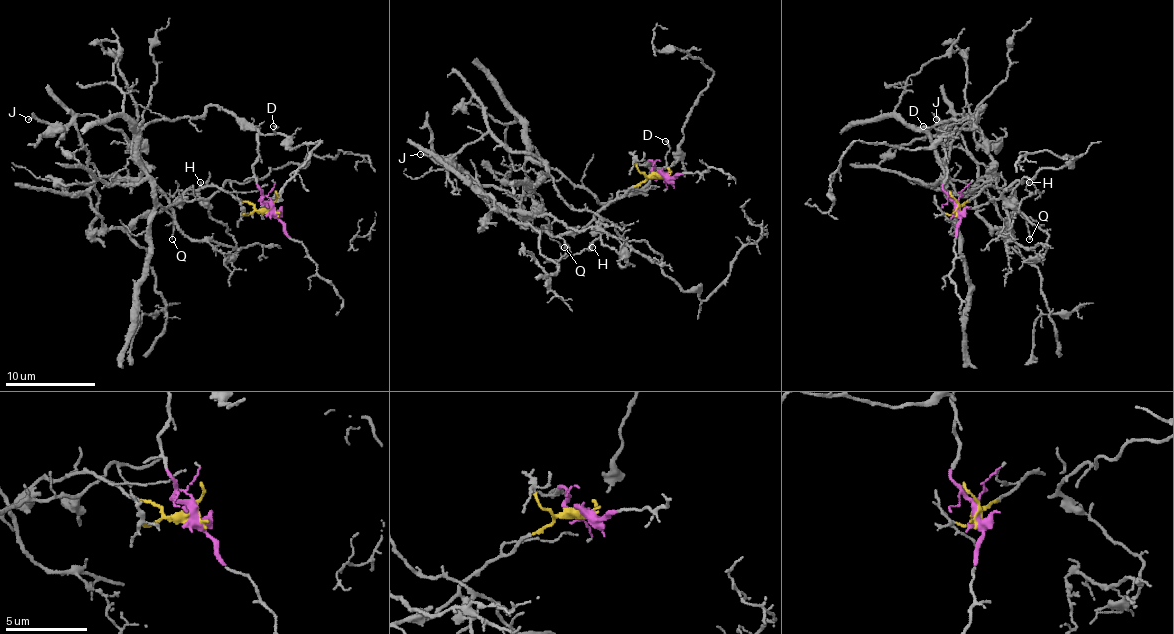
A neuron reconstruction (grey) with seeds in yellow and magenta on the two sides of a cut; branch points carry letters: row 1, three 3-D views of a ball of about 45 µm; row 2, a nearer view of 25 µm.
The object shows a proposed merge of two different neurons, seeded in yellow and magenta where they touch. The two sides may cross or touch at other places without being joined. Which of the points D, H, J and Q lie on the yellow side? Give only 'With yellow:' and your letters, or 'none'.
With yellow: J, Q

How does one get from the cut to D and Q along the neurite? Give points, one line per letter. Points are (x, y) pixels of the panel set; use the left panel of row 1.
D: (272, 209), (261, 198), (254, 175), (259, 140), (261, 135), (274, 133), (277, 126), (272, 126)
Q: (272, 209), (256, 209), (216, 187), (189, 189), (167, 209), (173, 220), (171, 238)

